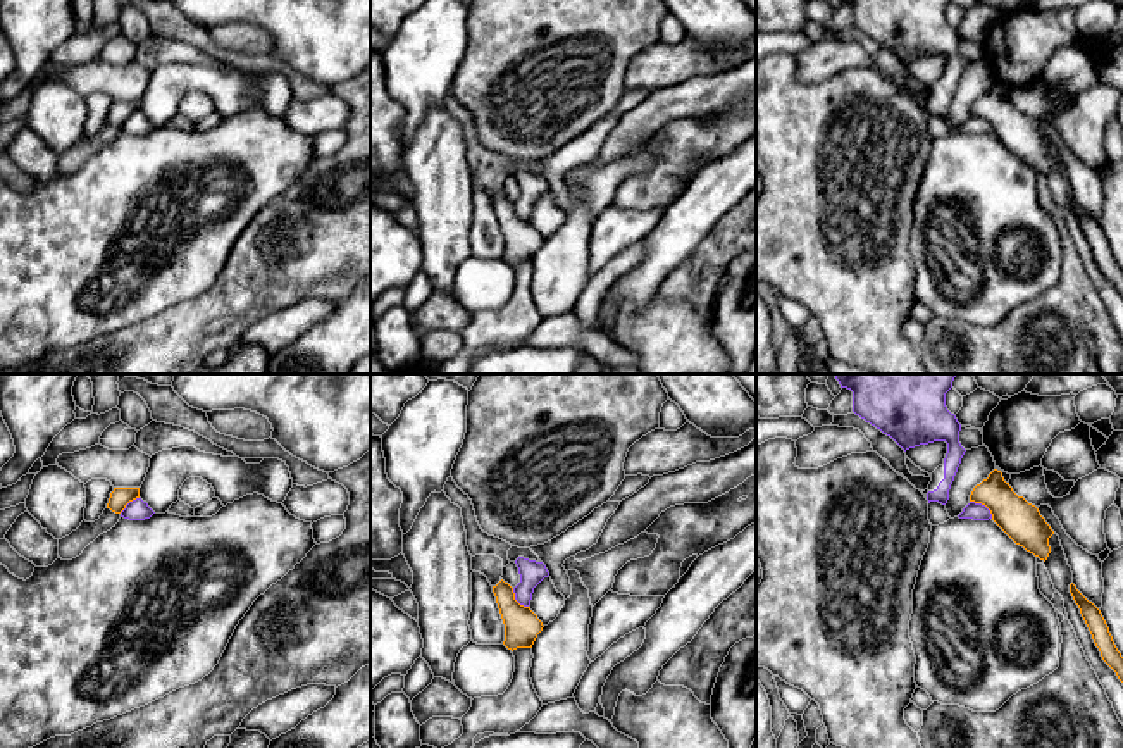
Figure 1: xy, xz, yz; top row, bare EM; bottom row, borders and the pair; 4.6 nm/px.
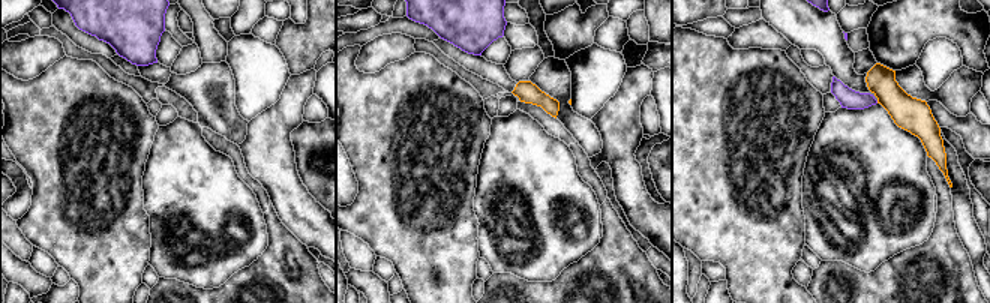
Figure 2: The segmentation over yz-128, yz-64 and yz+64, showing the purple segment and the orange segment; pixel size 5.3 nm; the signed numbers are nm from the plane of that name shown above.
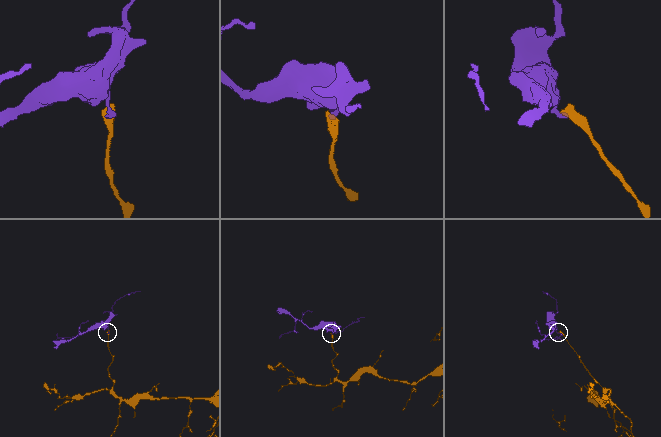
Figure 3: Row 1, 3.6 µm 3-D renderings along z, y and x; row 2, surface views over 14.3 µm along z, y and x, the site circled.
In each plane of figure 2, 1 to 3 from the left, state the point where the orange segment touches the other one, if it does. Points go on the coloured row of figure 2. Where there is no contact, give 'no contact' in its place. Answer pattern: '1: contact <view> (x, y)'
1: no contact
2: no contact
3: no contact

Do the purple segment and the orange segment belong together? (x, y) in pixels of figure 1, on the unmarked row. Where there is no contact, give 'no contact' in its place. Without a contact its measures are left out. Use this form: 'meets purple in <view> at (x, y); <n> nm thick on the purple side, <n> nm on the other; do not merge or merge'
meets purple in yz at (984, 119); 80 nm thick on the purple side, 190 nm on the other; do not merge

